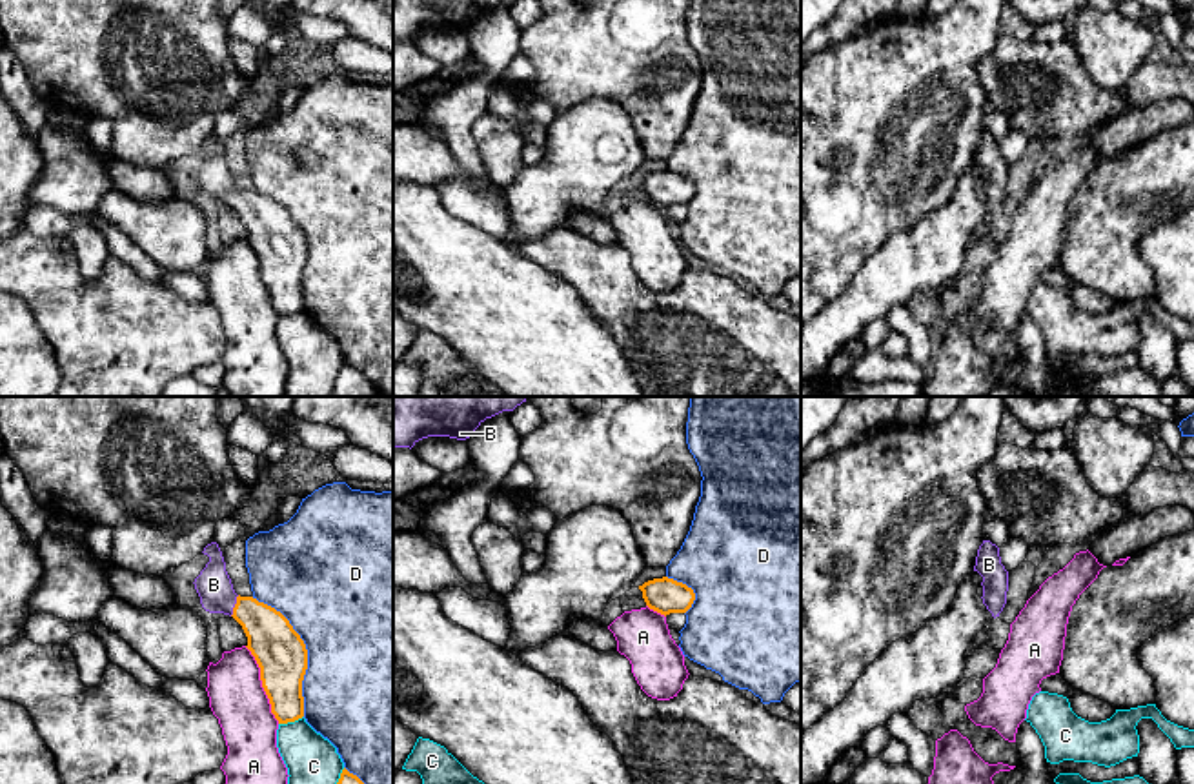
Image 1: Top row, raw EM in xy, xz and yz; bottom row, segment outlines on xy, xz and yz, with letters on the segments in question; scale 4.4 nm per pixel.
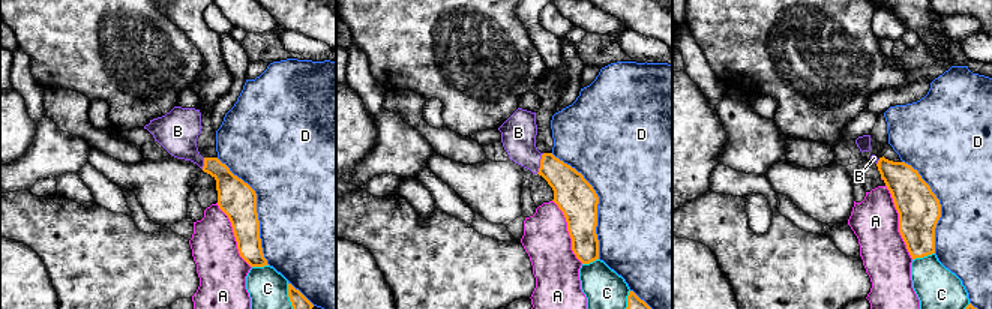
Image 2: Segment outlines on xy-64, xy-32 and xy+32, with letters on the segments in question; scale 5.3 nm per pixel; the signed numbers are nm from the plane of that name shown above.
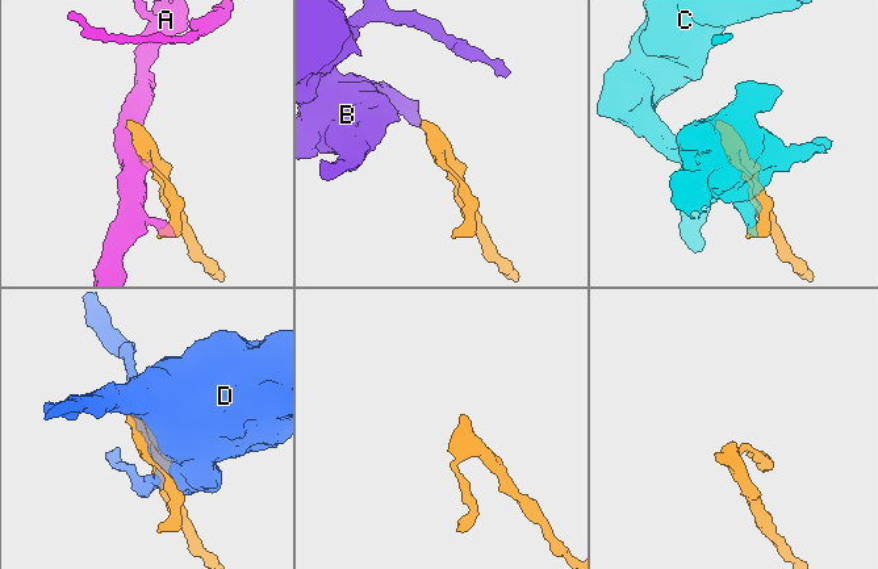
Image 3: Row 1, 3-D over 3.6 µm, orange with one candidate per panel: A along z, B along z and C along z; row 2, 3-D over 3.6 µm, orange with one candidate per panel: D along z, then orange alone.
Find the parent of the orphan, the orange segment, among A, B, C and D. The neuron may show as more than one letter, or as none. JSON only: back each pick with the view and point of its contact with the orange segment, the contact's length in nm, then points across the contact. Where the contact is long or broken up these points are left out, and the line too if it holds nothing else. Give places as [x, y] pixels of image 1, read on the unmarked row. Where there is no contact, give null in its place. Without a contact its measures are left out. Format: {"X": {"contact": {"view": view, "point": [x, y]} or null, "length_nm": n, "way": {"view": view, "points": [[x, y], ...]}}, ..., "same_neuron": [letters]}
{"B": {"contact": {"view": "xy", "point": [235, 199]}, "length_nm": 100, "way": {"view": "xy", "points": [[273, 235], [235, 199], [213, 177]]}}, "same_neuron": ["B"]}

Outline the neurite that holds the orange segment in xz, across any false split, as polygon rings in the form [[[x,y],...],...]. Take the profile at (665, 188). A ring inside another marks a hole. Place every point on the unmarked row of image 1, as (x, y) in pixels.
[[[668,169],[648,173],[639,182],[646,198],[664,209],[686,206],[695,193],[692,180]]]

